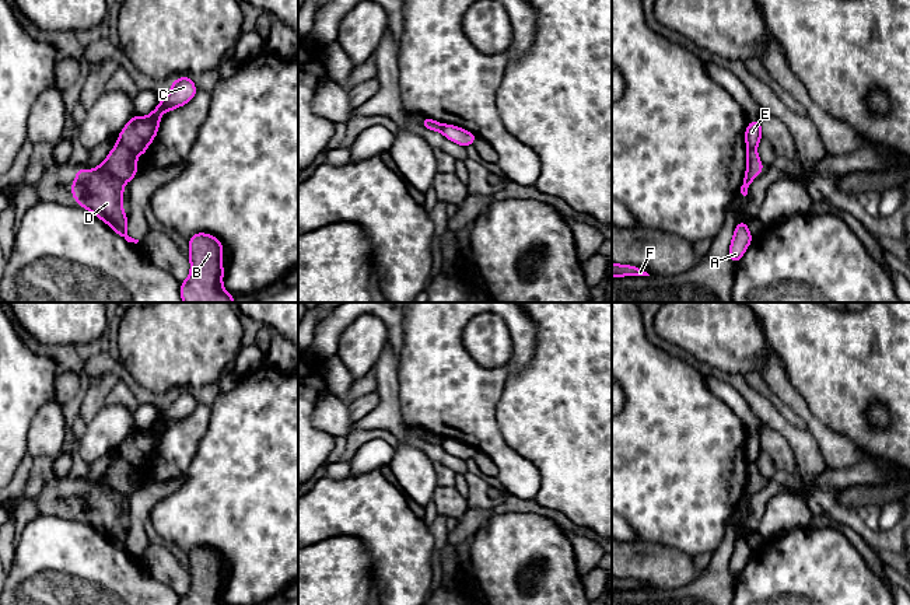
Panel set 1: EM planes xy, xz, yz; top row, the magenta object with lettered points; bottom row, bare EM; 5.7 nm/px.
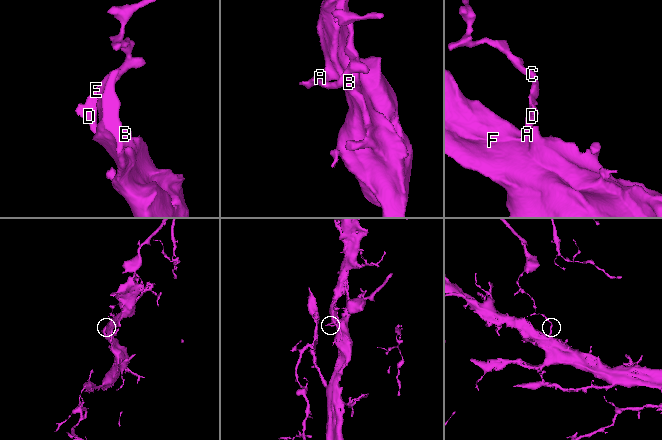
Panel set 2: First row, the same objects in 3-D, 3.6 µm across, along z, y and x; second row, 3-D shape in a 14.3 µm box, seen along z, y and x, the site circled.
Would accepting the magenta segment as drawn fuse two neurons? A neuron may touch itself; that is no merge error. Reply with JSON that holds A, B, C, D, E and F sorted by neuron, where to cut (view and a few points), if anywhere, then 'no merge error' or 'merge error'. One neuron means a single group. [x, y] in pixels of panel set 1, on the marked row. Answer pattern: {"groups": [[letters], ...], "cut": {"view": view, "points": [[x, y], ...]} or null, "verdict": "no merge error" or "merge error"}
{"groups": [["A", "B", "D", "F"], ["C", "E"]], "cut": {"view": "xy", "points": [[119, 140], [135, 153]]}, "verdict": "merge error"}

